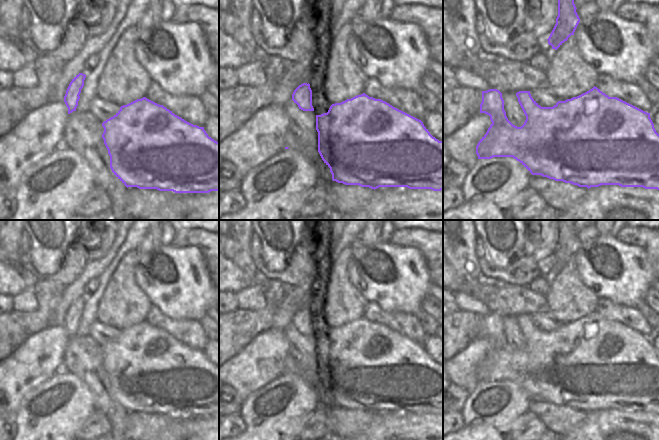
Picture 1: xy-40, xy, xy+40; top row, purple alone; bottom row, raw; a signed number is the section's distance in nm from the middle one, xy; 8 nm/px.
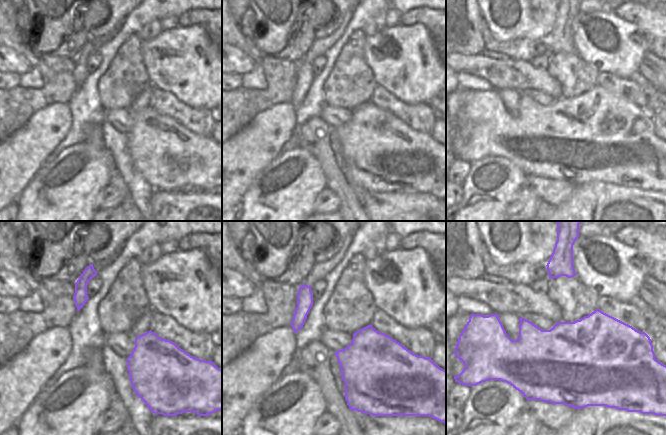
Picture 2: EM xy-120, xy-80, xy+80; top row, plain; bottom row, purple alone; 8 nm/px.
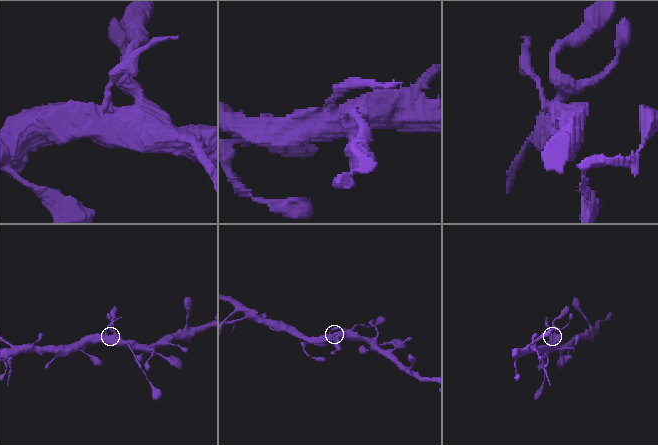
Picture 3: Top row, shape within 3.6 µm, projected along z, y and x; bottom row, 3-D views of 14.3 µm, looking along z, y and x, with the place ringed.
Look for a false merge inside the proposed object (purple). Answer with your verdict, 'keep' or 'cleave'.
cleave

